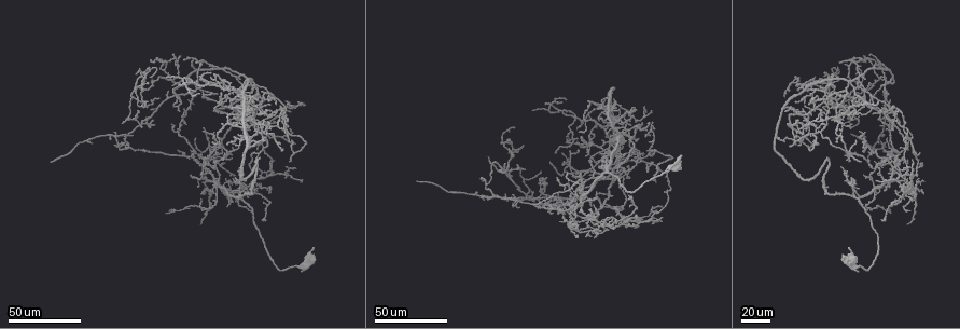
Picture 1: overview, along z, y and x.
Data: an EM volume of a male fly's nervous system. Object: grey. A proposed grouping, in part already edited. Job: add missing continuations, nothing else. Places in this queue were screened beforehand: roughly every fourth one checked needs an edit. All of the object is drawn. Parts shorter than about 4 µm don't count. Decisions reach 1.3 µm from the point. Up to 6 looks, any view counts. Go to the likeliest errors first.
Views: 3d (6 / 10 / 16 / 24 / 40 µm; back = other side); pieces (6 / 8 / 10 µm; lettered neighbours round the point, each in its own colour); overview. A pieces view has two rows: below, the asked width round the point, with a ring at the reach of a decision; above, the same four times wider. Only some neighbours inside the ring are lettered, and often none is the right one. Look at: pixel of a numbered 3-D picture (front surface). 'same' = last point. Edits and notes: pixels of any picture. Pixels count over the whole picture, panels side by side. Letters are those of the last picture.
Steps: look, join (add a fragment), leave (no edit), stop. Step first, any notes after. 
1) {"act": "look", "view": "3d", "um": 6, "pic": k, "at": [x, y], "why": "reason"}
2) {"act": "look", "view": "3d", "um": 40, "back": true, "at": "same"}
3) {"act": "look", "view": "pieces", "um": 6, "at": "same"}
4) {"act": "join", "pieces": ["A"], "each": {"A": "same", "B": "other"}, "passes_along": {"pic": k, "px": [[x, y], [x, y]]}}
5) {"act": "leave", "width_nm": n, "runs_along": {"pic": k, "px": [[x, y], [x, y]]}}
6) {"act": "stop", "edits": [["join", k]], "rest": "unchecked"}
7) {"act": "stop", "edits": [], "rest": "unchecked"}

{"act": "look", "view": "3d", "um": 40, "pic": 1, "at": [877, 59], "why": "branch stops here"}

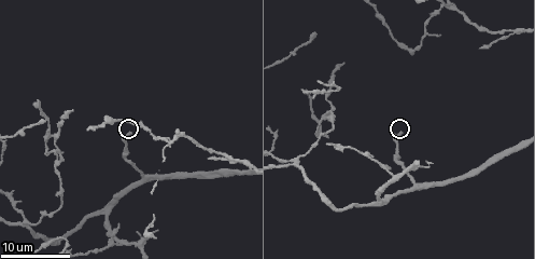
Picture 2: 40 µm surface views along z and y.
{"act": "look", "view": "pieces", "um": 10, "pic": 2, "at": [129, 133]}

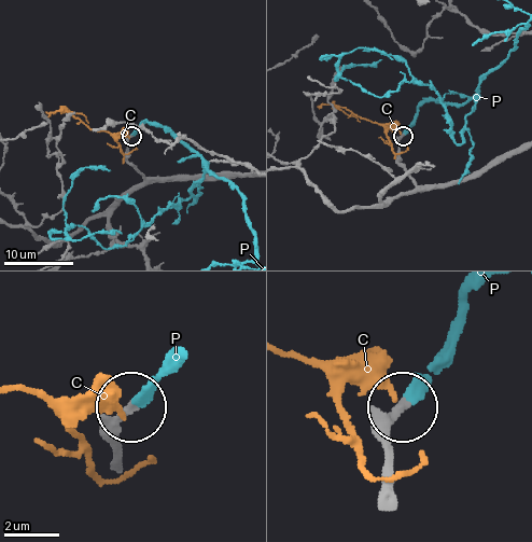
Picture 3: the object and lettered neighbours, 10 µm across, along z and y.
{"act": "join", "pieces": ["P"], "each": {"C": "other", "P": "same"}, "passes_along": {"pic": 3, "px": [[112, 469], [114, 422], [180, 355]]}, "found": "the cell continues"}

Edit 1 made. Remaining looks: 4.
{"act": "look", "view": "overview", "why": "redraw"}

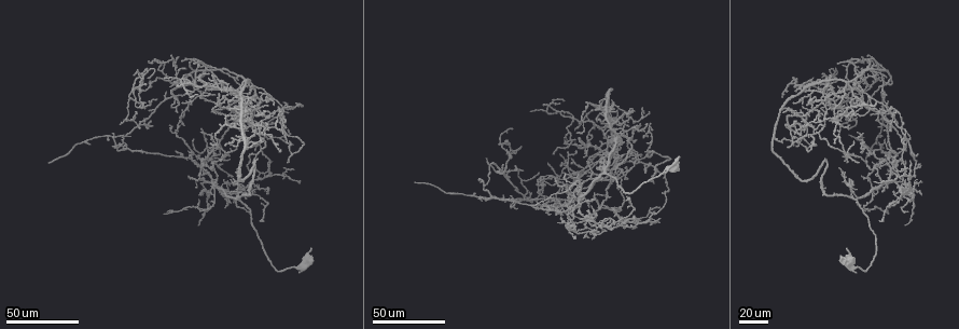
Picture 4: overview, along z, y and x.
{"act": "look", "view": "3d", "um": 40, "pic": 4, "at": [596, 122]}

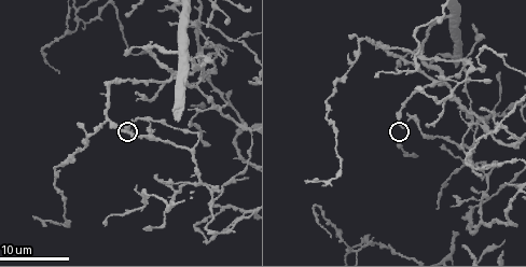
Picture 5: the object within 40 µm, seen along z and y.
{"act": "look", "view": "pieces", "um": 6, "pic": 5, "at": [402, 127]}

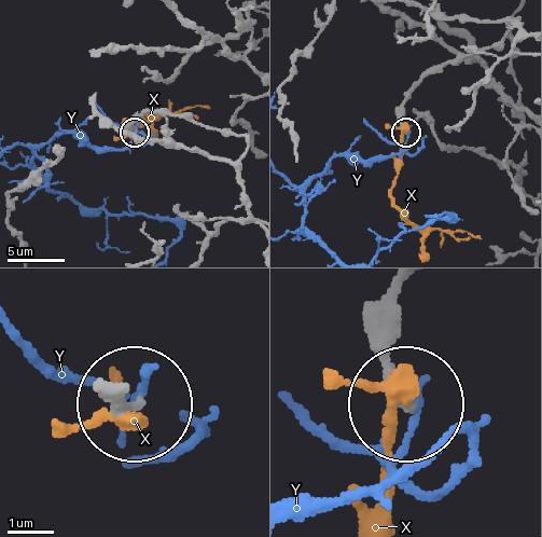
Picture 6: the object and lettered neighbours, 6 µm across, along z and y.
{"act": "leave", "each": {"X": "other", "Y": "other"}, "runs_along": {"pic": 6, "px": [[399, 292], [399, 404]]}, "found": "none of them fits"}

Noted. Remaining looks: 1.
{"act": "stop", "edits": [["join", 3]], "rest": "unchecked"}

